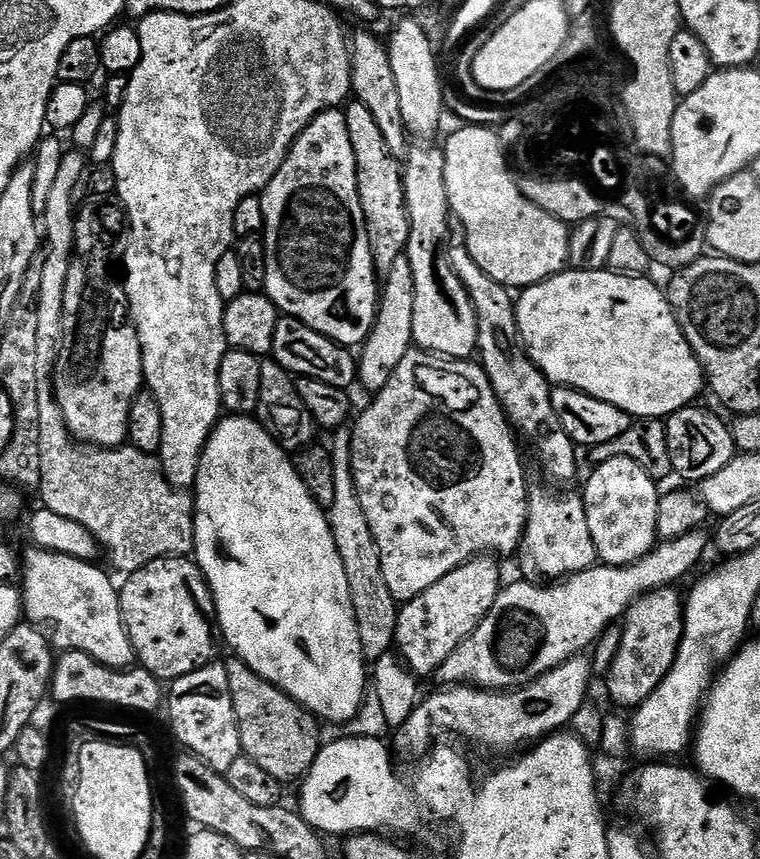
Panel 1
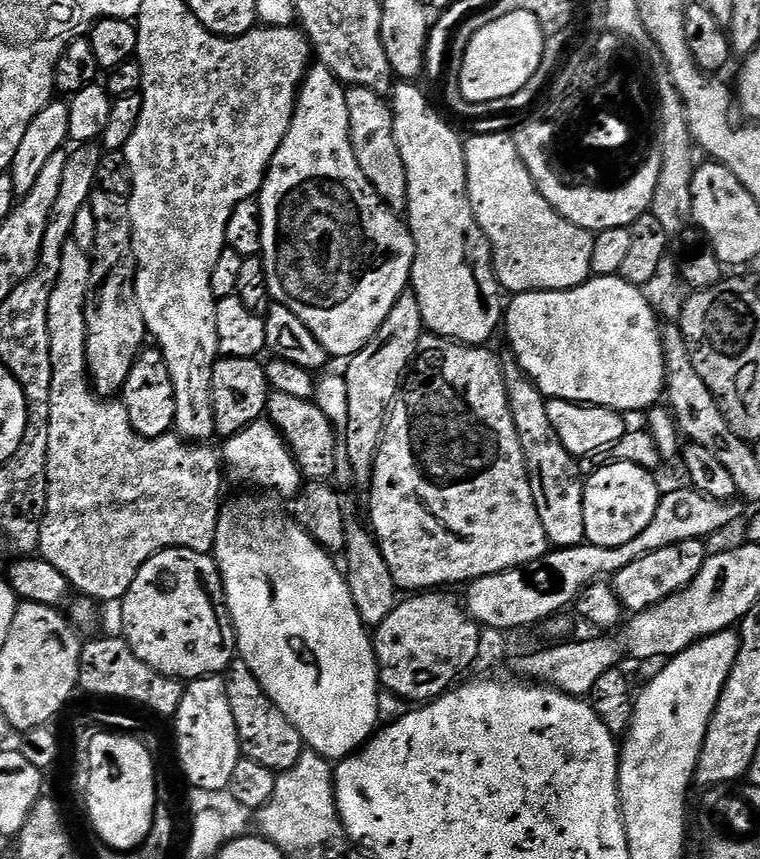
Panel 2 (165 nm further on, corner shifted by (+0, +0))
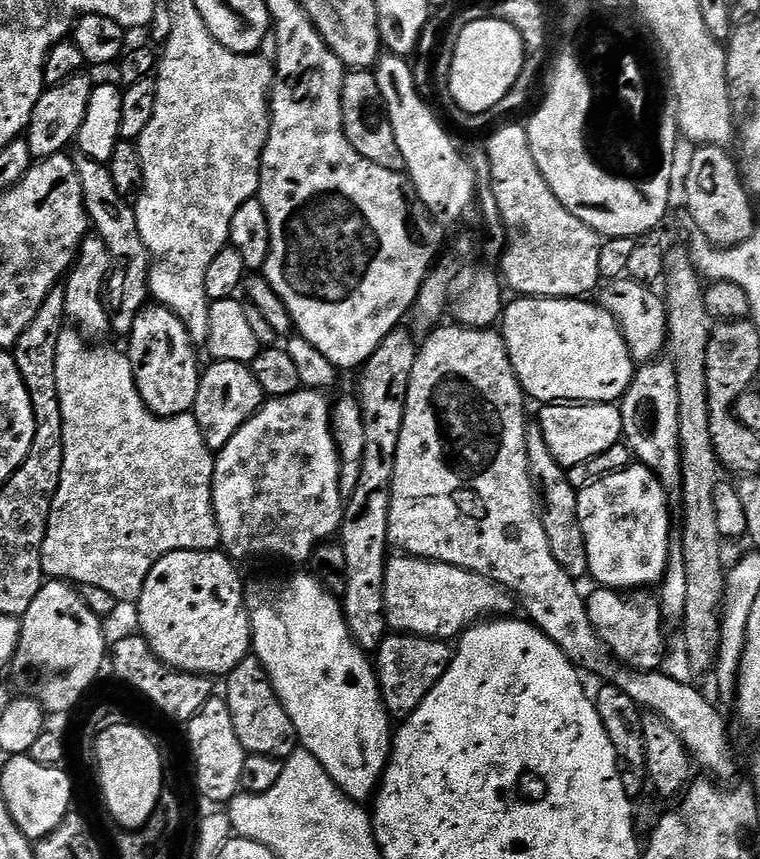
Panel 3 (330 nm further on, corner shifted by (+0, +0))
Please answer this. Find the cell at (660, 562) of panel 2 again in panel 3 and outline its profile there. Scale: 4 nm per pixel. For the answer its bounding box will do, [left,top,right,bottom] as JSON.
[586,586,666,672]

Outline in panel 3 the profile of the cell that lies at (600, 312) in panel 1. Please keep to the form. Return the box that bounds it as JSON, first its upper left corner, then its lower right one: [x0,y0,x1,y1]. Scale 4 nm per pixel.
[502,298,637,404]

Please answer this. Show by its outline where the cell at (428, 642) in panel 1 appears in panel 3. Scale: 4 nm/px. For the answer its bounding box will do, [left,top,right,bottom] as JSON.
[374,634,453,717]

